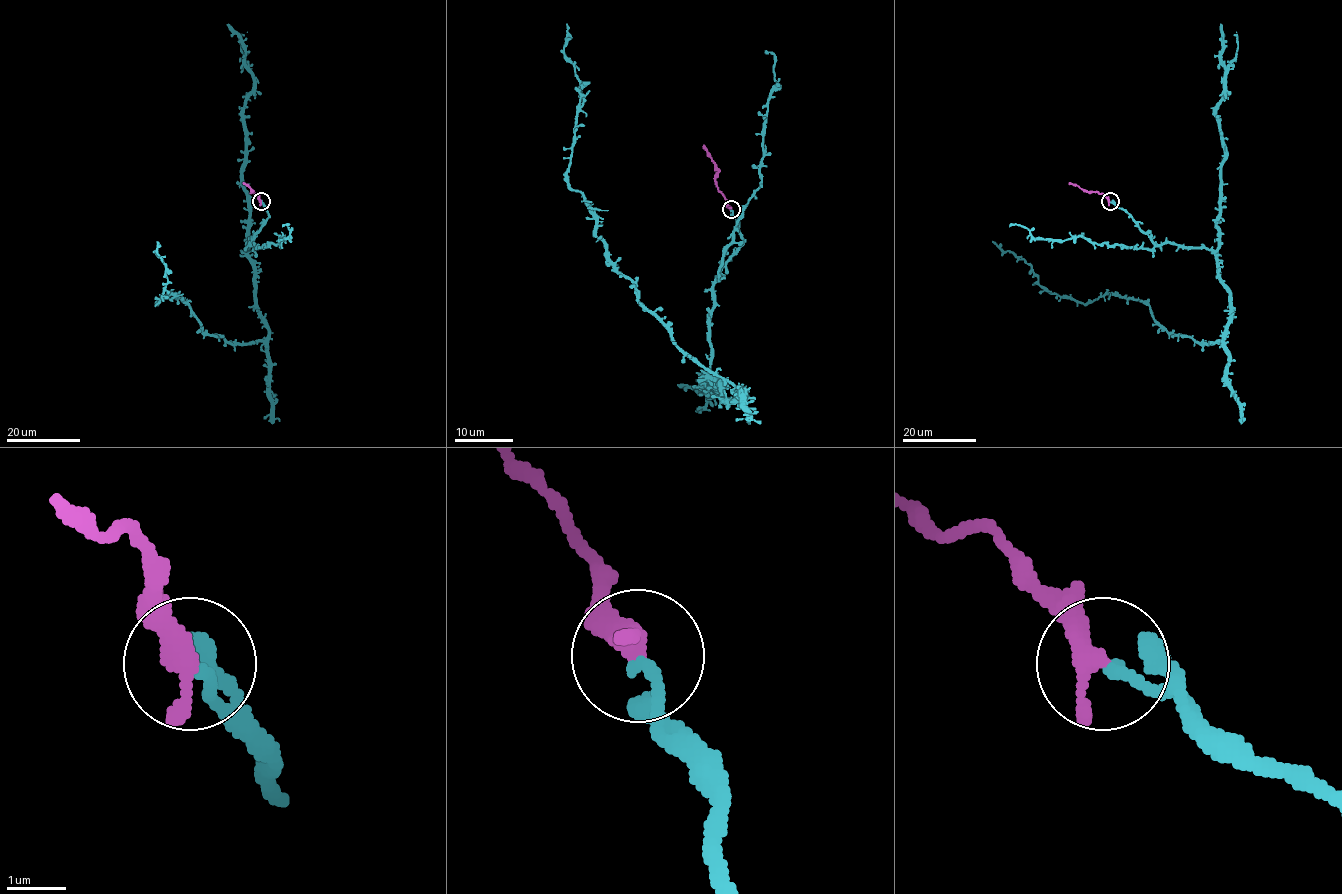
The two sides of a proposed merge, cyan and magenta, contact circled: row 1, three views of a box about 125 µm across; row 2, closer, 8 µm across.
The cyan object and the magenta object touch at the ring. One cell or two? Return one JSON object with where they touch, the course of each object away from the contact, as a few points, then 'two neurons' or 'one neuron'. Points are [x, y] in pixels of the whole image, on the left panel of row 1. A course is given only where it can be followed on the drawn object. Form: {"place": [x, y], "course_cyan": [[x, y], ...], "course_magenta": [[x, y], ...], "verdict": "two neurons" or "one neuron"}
{"place": [261, 201], "course_cyan": [[260, 202], [269, 216], [247, 252], [264, 340], [206, 335], [183, 299], [157, 302], [167, 284], [157, 241]], "course_magenta": [[260, 201], [243, 182]], "verdict": "one neuron"}

